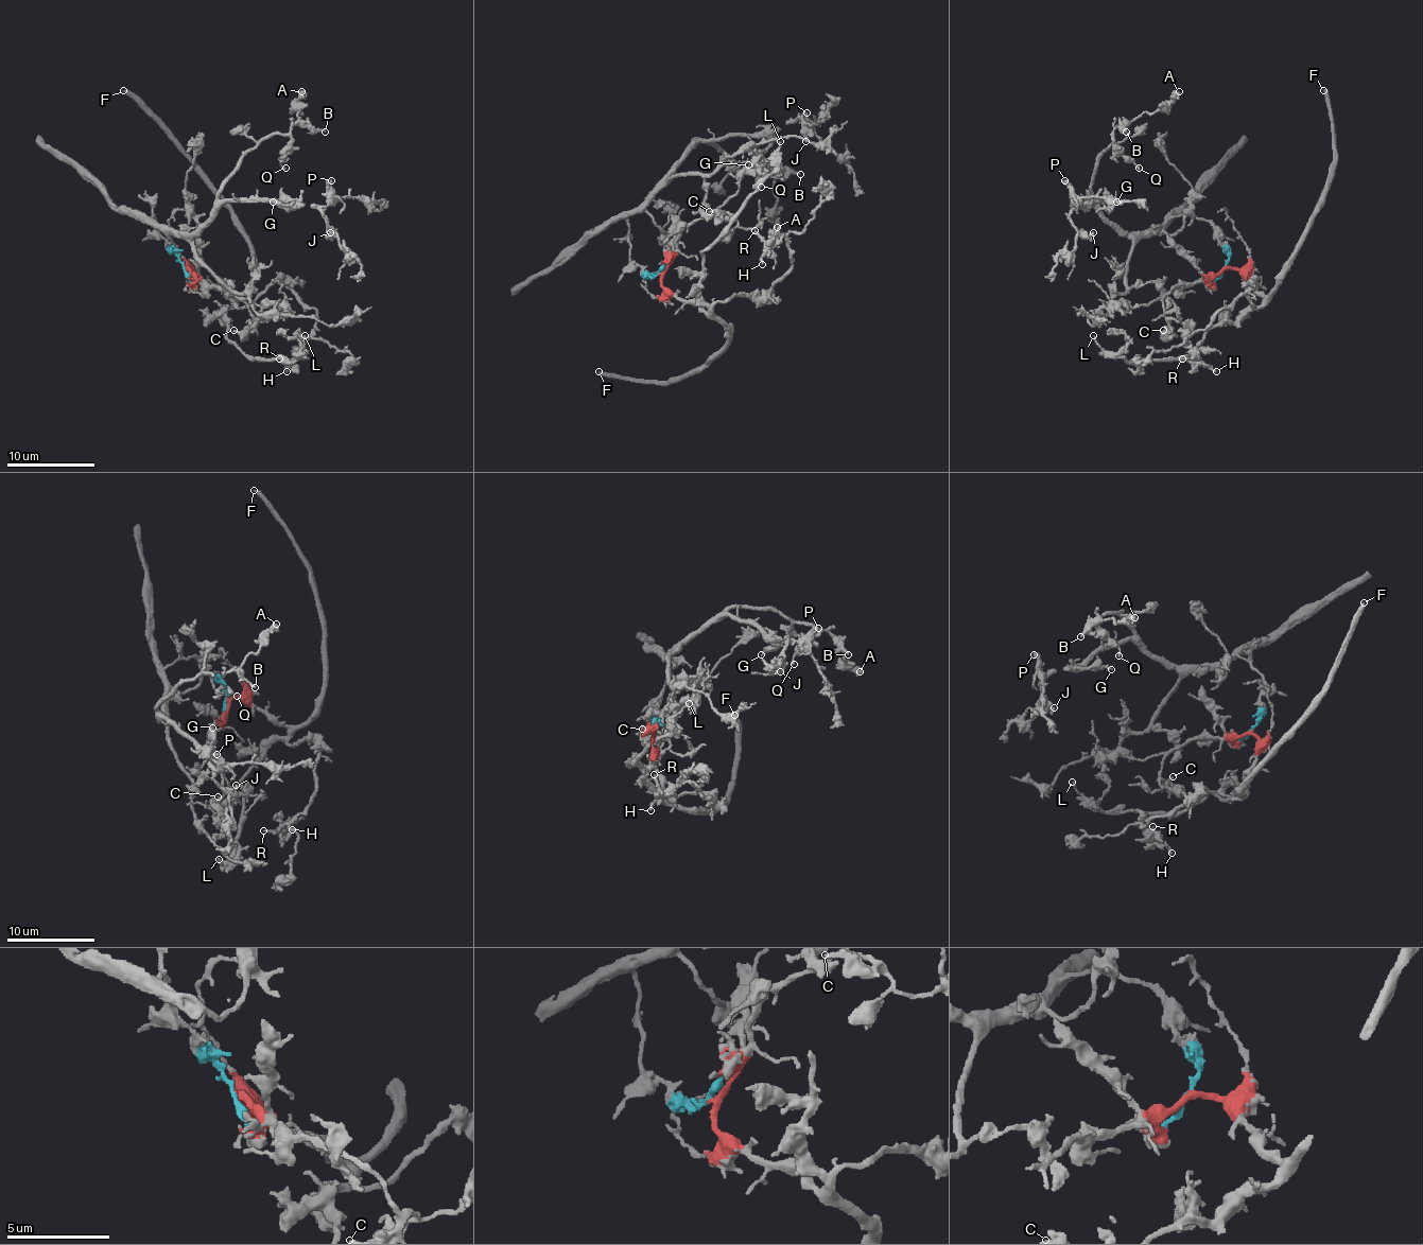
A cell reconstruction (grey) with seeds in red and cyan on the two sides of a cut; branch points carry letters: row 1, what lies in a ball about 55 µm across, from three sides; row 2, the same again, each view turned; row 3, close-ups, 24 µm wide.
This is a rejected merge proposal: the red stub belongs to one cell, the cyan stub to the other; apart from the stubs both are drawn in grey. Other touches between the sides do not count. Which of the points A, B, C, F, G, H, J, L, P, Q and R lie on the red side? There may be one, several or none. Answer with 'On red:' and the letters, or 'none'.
On red: C, F, H, L, R

